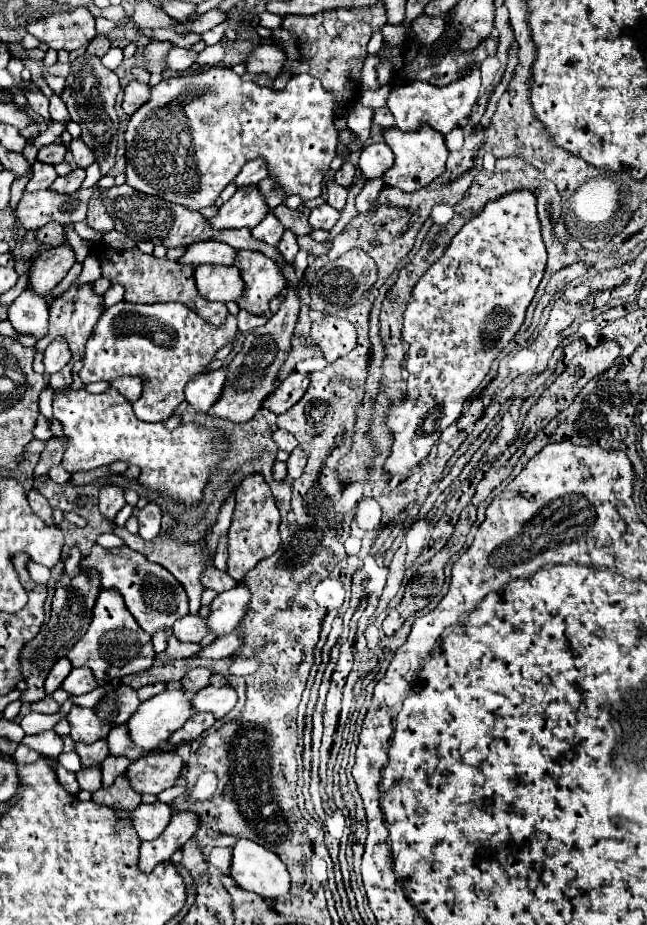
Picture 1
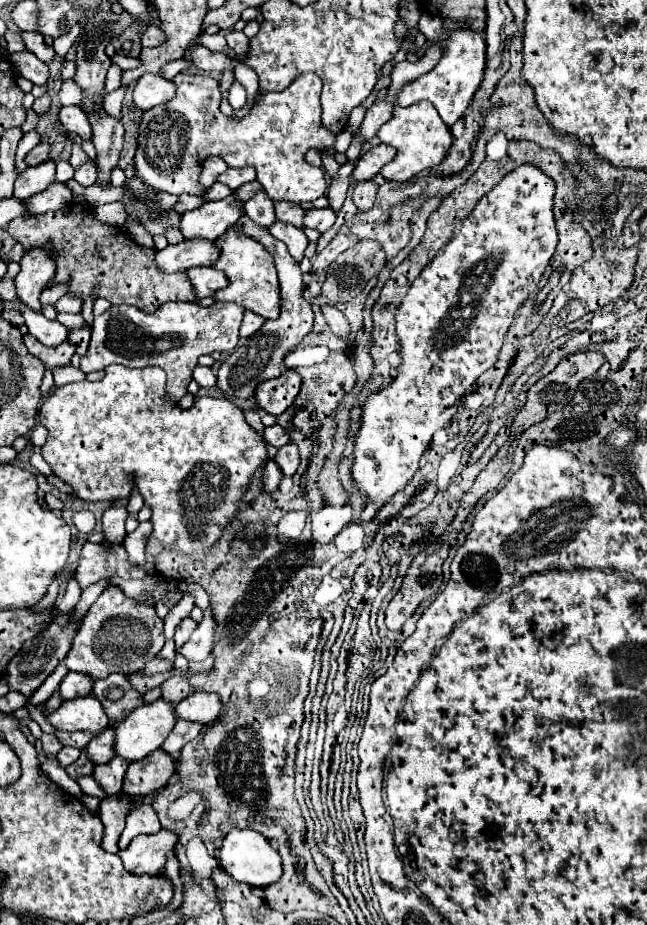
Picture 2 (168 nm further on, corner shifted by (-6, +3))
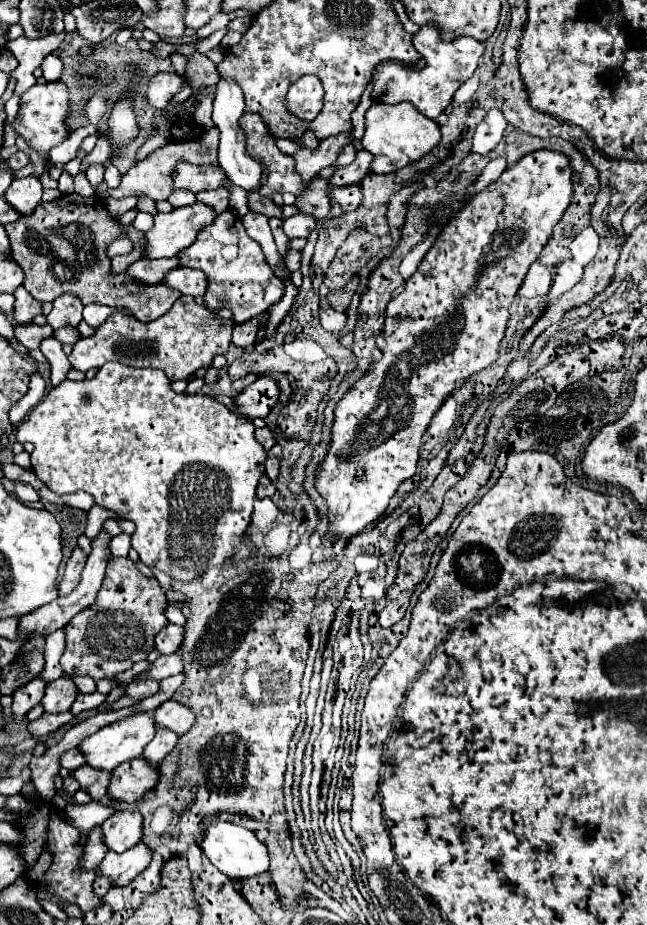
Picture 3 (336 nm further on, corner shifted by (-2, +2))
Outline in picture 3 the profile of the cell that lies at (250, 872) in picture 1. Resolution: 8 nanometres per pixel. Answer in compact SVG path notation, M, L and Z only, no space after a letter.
M219 822L215 826L209 826L199 846L205 852L205 856L211 860L211 864L219 872L229 876L231 880L245 880L245 878L259 876L269 870L267 846L263 842L259 842L257 836L243 826L237 826L231 822Z

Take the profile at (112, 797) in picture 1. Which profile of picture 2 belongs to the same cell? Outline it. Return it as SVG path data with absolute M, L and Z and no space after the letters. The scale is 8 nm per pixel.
M121 793L117 797L107 797L101 801L99 805L99 813L101 813L101 821L103 821L103 839L101 839L101 847L105 851L117 853L117 837L121 835L121 829L125 827L125 817L129 813L129 803L131 799Z

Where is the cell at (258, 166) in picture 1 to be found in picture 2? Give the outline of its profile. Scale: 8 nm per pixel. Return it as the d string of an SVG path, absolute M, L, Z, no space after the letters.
M241 167L241 169L227 169L225 173L221 173L217 177L219 183L227 185L231 191L241 187L243 183L249 183L249 181L255 181L255 169L253 167Z

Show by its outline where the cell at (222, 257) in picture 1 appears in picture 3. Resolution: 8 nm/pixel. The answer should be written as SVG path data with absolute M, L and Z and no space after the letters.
M177 256L173 258L141 258L137 262L133 262L127 270L129 276L133 276L135 280L143 282L143 284L157 284L165 278L165 274L169 270L179 268L181 264L177 262Z

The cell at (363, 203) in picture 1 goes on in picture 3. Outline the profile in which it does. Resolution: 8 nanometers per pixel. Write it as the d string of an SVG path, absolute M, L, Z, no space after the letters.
M343 186L343 188L333 188L331 196L343 206L343 210L353 212L357 206L361 206L361 190L359 186Z

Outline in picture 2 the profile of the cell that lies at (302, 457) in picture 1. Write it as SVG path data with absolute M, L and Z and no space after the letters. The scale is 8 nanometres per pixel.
M289 443L285 447L281 447L275 455L275 463L279 465L279 469L283 471L285 477L291 477L297 467L299 467L299 451L297 451L297 445L295 443Z

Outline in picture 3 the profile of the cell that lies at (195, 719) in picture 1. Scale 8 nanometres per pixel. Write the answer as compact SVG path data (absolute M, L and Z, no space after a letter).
M159 728L157 730L157 734L155 734L155 738L147 744L147 748L145 748L145 752L143 752L143 756L151 762L151 764L159 764L173 748L175 748L175 744L177 744L177 740L179 740L179 736L177 734L173 734L171 730L165 730L165 728Z

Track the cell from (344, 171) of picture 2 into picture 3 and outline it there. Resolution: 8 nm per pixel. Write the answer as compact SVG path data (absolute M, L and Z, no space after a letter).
M315 178L309 182L309 188L305 194L301 194L295 202L301 212L311 214L317 220L323 220L331 210L331 198L329 198L329 180Z

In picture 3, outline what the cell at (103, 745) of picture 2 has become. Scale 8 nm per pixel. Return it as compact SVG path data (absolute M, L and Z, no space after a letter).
M71 748L67 750L63 756L61 756L61 764L67 768L67 770L75 770L79 766L85 764L85 756L81 754L79 748Z

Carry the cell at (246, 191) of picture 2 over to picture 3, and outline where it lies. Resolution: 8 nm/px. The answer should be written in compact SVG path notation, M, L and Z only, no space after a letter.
M217 188L217 190L197 192L197 200L213 206L215 212L221 214L221 212L225 212L229 208L229 190L227 188Z

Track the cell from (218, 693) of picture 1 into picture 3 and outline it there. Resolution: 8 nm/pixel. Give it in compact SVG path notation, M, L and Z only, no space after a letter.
M167 700L155 710L155 722L161 728L169 728L169 730L177 732L179 736L189 732L195 720L197 720L195 712L189 706L175 702L175 700Z

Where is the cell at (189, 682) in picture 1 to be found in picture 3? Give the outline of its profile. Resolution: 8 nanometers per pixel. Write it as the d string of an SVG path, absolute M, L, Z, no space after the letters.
M141 680L141 682L131 682L129 686L127 686L127 696L131 696L131 698L139 698L139 700L143 700L143 698L147 698L147 696L153 696L153 694L157 694L159 692L159 682L151 682L151 680Z

